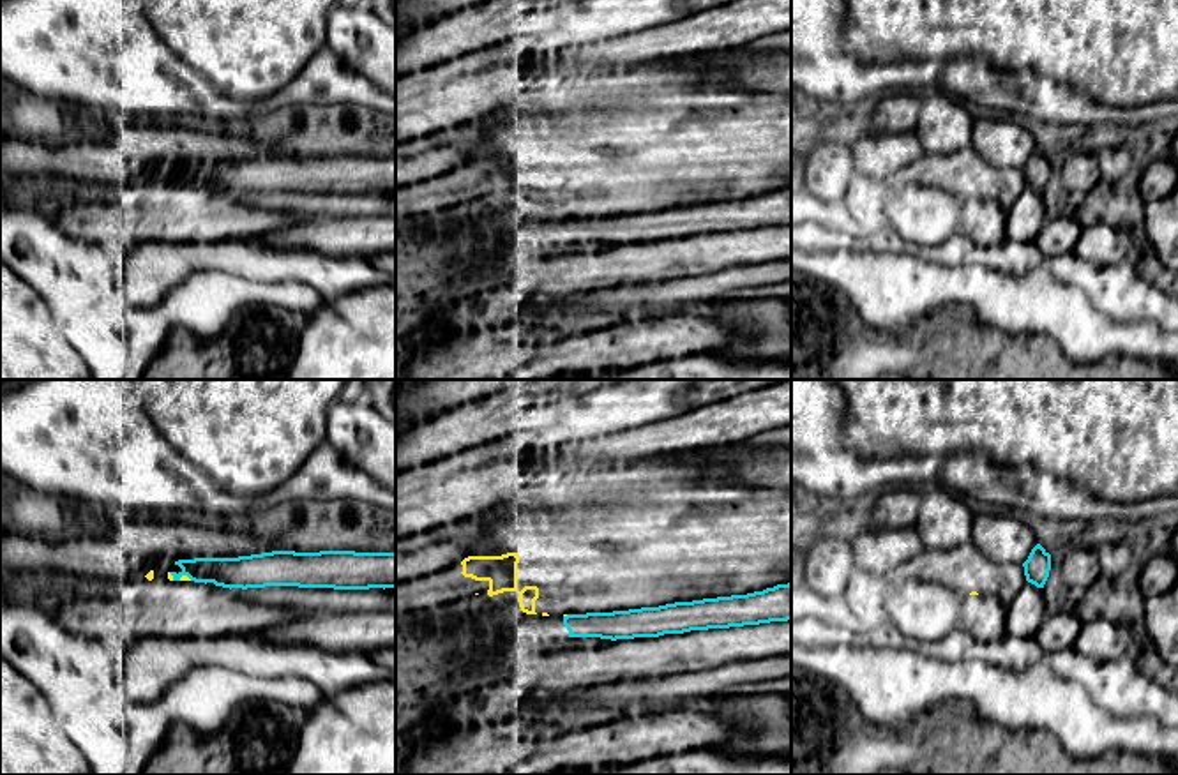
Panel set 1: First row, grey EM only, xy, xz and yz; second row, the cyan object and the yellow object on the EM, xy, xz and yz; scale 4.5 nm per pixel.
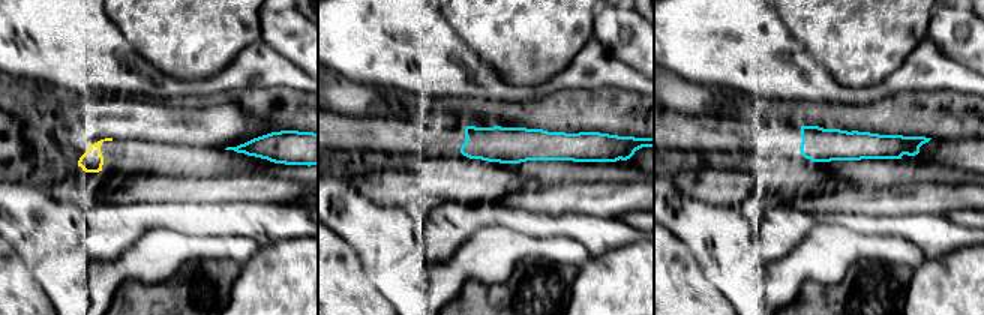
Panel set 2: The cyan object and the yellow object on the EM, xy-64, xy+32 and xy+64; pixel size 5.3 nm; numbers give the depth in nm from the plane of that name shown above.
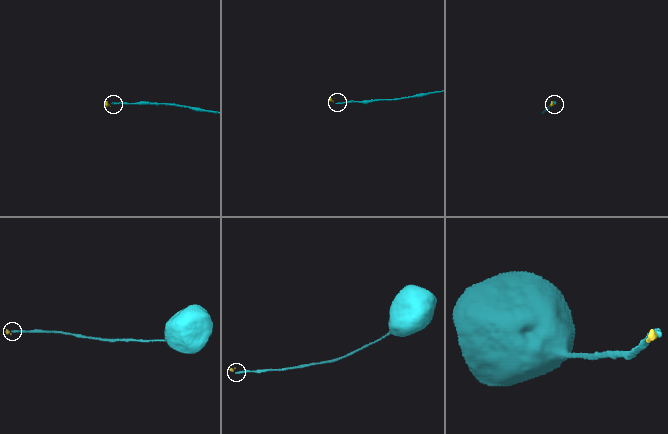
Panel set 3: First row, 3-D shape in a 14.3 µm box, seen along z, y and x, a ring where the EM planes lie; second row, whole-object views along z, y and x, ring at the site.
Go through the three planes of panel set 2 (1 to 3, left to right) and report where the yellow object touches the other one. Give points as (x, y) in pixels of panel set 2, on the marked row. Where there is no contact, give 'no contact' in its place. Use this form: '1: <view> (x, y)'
1: no contact
2: no contact
3: no contact

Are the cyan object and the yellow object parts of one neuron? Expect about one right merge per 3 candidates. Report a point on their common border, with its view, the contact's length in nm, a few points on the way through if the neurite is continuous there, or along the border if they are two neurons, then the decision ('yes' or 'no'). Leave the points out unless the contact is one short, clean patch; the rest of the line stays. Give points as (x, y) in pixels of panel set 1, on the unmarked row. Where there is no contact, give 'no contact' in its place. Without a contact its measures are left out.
contact xy (186, 179); length 60 nm; border xy (179, 182), (186, 180), (191, 184); no

